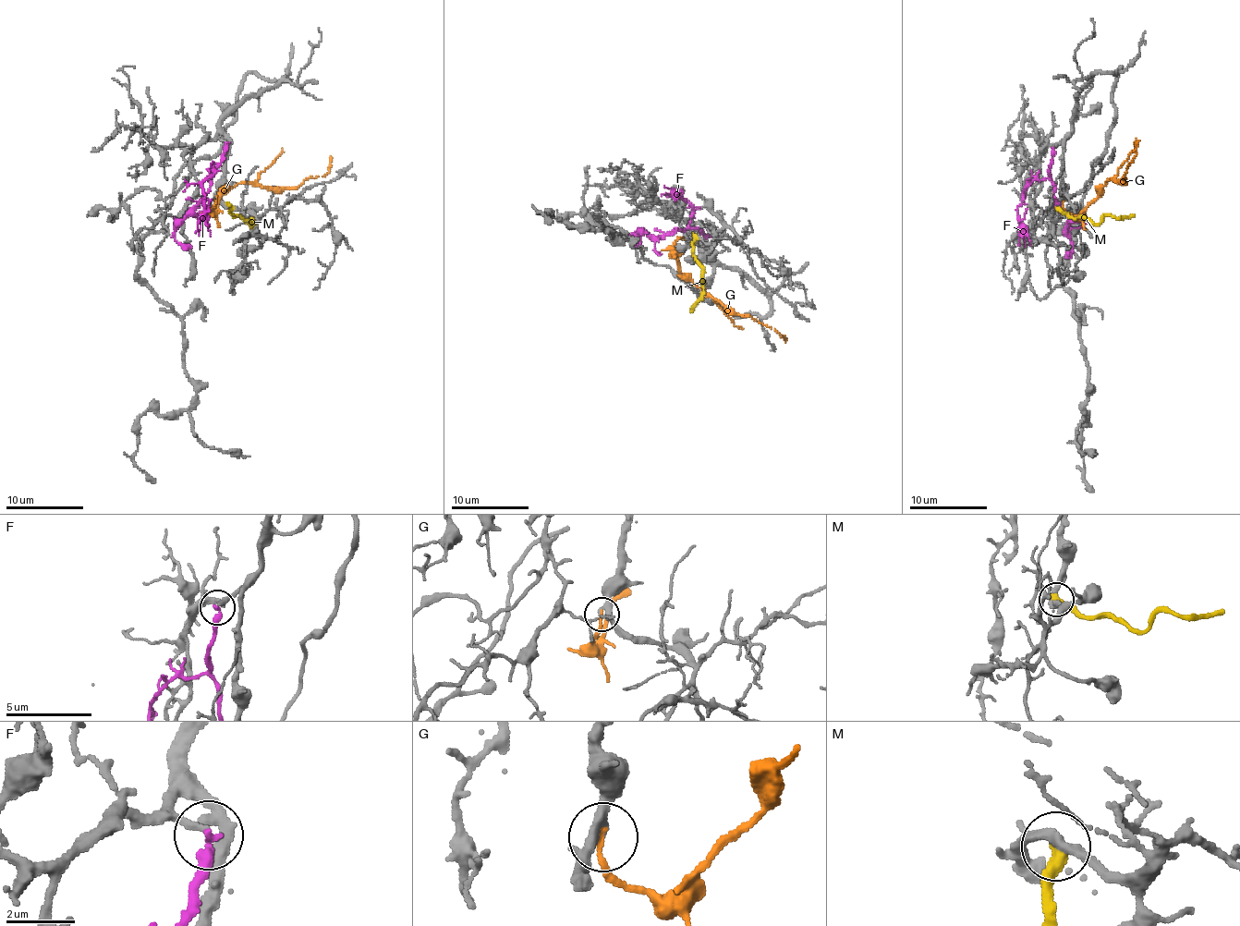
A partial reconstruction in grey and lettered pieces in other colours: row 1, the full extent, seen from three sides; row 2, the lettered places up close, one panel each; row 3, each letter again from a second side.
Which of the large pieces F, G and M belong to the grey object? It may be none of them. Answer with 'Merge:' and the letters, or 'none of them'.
Merge: G

